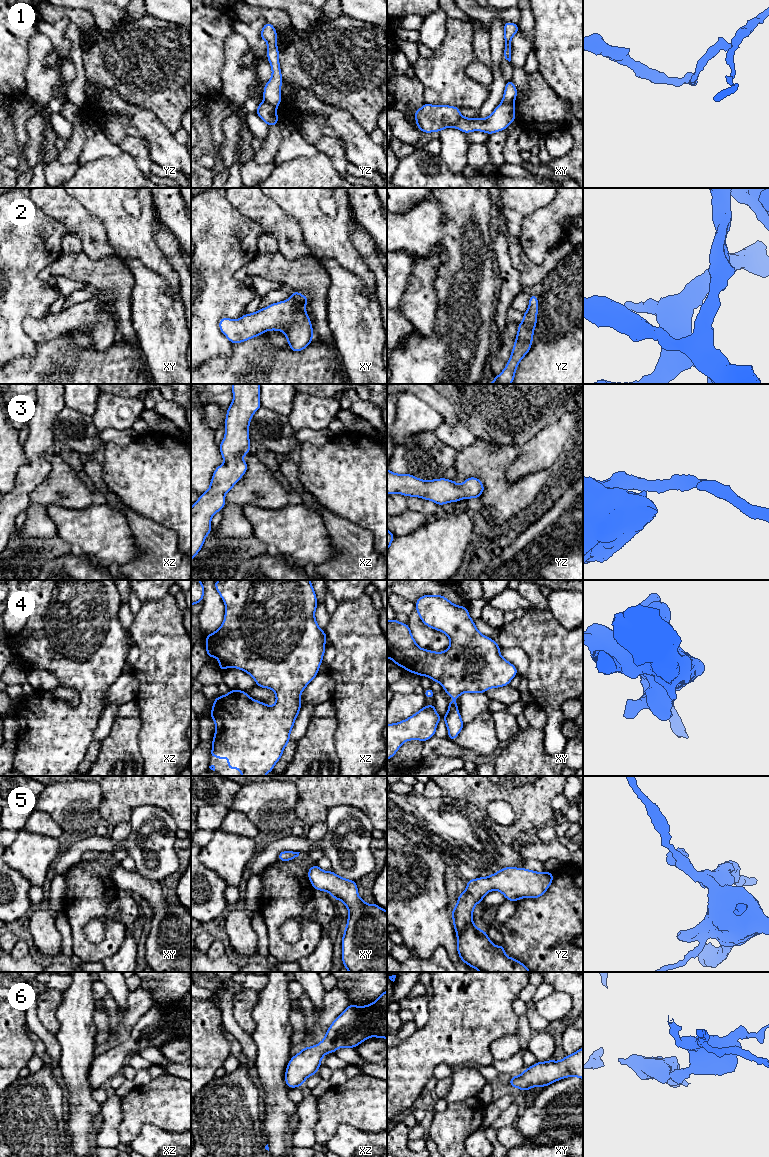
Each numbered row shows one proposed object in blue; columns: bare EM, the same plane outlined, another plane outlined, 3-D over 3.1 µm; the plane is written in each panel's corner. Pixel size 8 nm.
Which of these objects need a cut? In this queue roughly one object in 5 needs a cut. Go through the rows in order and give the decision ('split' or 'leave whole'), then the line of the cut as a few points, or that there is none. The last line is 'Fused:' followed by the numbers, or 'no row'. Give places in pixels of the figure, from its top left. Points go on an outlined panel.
1: split; cut yz (264, 100), (275, 108)
2: leave whole; cut none
3: leave whole; cut none
4: leave whole; cut none
5: leave whole; cut none
6: leave whole; cut none
Fused: 1

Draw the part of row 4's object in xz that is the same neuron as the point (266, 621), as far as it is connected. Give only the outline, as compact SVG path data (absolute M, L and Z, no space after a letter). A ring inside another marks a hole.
M219 580L214 581L214 585L226 609L221 627L206 635L207 658L216 657L222 671L228 667L245 671L256 681L257 687L275 692L276 703L268 706L237 689L215 698L209 715L215 722L210 757L220 760L228 757L227 768L240 769L241 776L265 776L272 772L289 743L290 732L301 710L301 693L318 674L328 638L315 619L318 602L310 580Z

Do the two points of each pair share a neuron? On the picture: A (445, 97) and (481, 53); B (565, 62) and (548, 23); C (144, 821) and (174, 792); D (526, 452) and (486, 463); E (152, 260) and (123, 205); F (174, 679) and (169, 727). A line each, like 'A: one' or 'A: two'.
A: two
B: one
C: two
D: two
E: one
F: one

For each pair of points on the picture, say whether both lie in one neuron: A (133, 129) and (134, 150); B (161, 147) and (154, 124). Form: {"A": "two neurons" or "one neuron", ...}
{"A": "two neurons", "B": "one neuron"}

